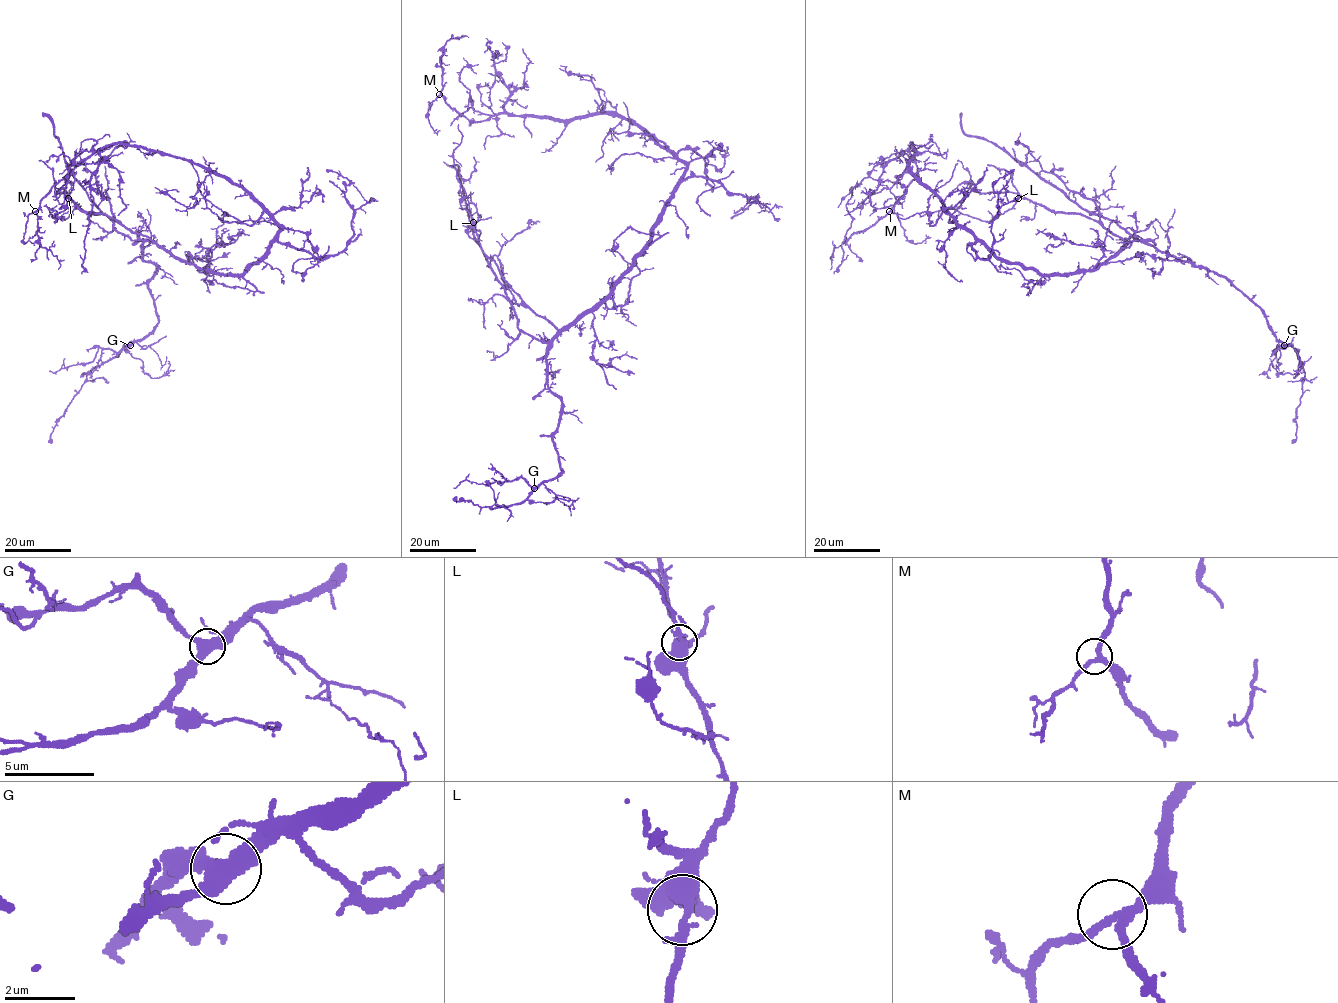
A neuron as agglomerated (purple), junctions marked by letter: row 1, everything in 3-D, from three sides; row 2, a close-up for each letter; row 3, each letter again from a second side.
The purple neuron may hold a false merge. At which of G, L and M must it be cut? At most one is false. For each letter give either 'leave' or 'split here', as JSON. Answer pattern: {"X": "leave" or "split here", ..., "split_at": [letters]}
{"G": "leave", "L": "leave", "M": "leave", "split_at": []}

